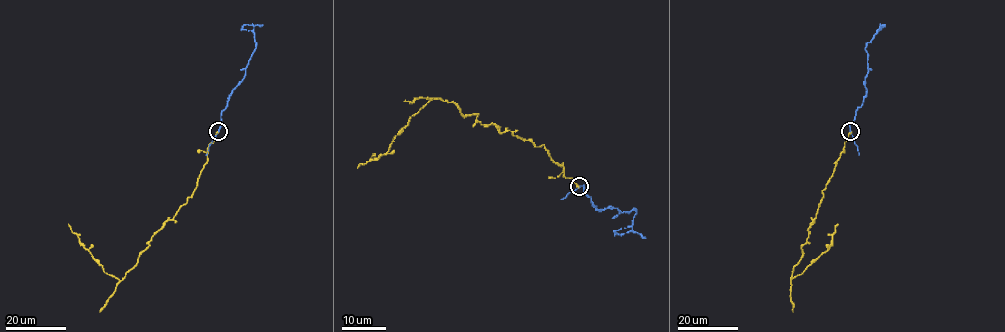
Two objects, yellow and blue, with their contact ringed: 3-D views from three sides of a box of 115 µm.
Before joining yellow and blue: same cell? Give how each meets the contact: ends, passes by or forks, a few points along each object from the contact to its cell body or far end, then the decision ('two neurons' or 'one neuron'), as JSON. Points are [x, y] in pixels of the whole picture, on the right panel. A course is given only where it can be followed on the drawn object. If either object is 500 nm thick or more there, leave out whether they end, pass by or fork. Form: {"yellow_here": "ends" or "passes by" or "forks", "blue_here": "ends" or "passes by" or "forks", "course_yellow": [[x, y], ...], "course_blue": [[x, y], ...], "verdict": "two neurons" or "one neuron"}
{"yellow_here": "ends", "blue_here": "ends", "course_yellow": [[850, 131], [822, 192], [791, 280], [829, 249], [838, 224]], "course_blue": [[850, 131], [850, 124], [867, 90], [865, 44], [878, 29]], "verdict": "two neurons"}

